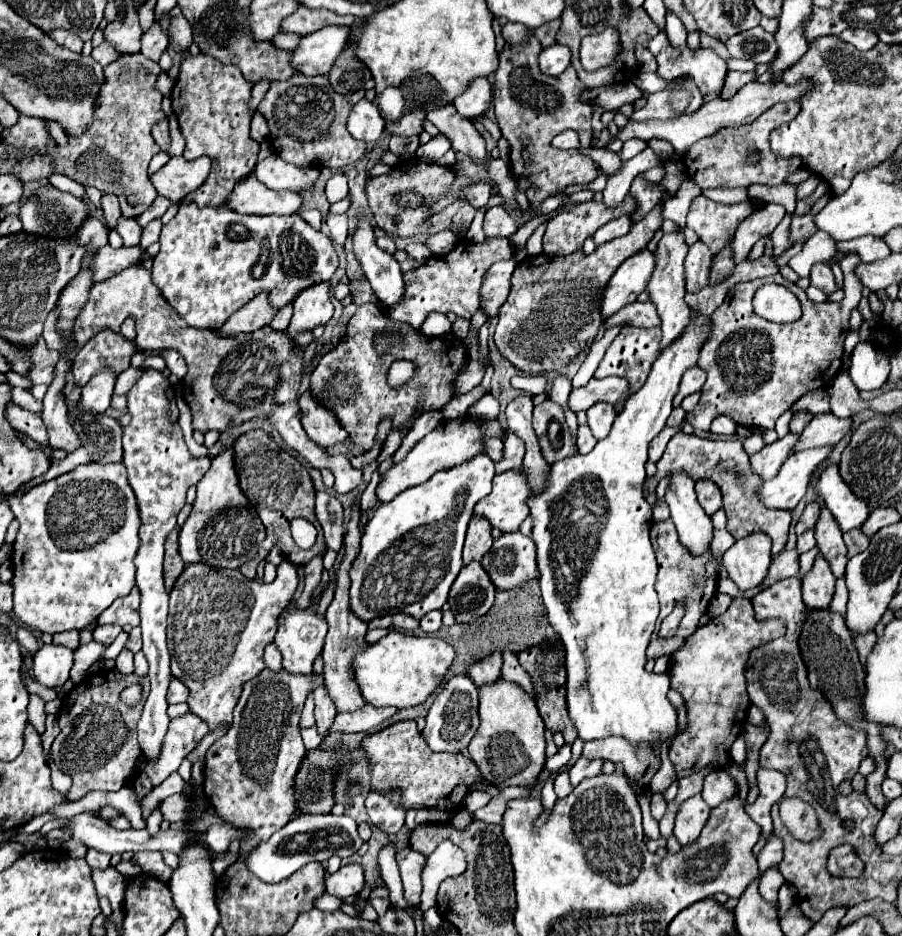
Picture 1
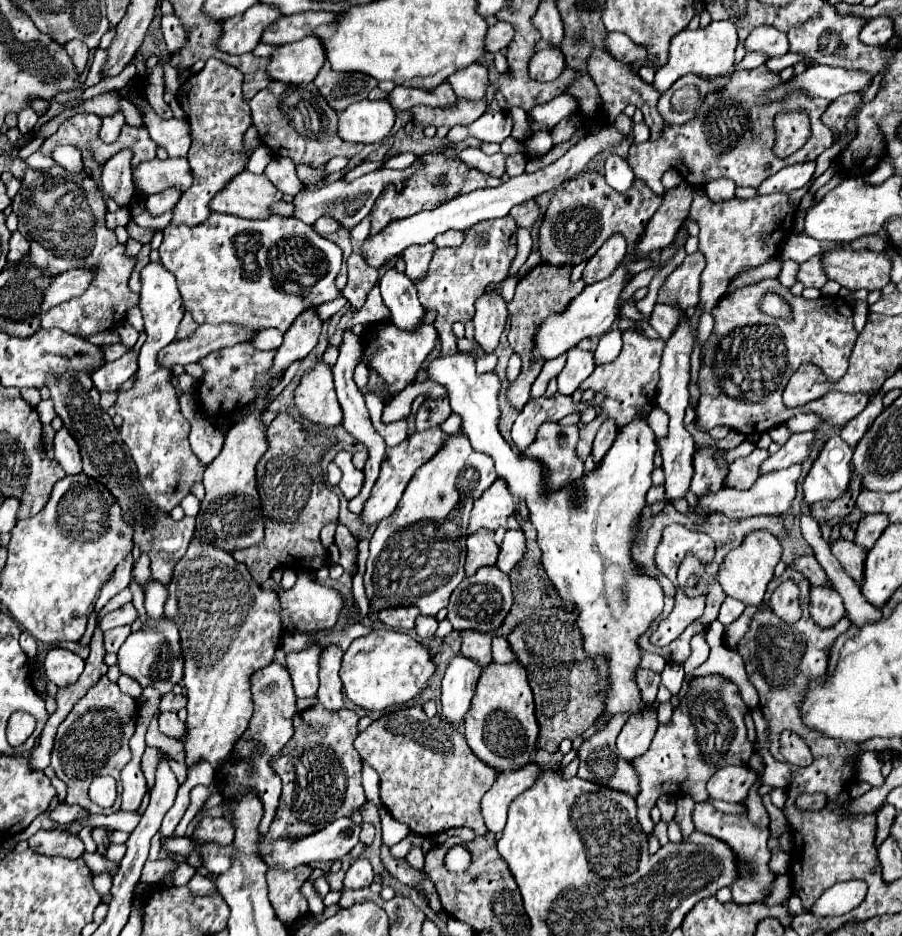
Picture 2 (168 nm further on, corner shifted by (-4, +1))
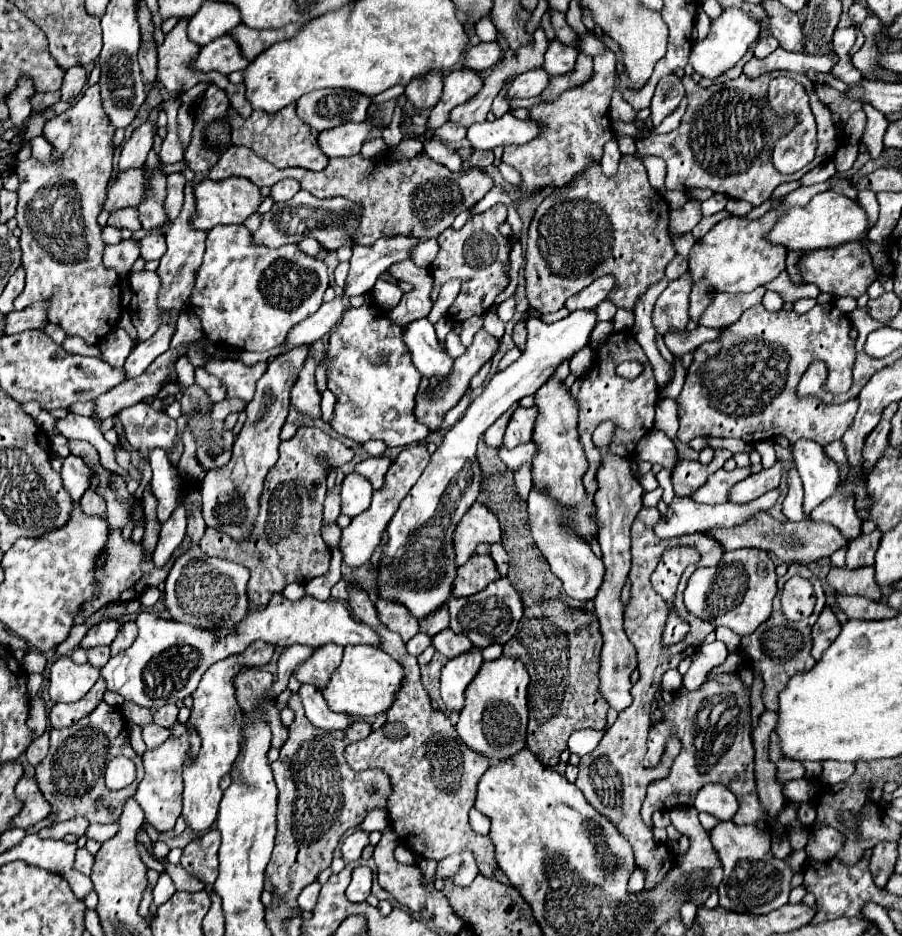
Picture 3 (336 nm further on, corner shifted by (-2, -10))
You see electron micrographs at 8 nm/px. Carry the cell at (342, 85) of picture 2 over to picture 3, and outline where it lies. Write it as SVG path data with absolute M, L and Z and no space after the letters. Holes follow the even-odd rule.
M319 89L311 91L295 103L297 117L315 131L339 127L343 123L361 123L367 119L371 99L347 89Z

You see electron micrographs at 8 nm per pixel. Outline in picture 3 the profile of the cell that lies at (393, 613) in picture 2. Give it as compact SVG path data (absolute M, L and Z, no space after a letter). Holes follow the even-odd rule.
M379 599L375 603L379 621L389 629L401 635L403 641L409 641L413 635L419 633L419 621L411 615L411 611L405 605L399 605L399 601L383 601Z

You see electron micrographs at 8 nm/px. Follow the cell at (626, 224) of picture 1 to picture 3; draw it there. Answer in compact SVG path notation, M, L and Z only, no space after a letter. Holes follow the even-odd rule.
M599 277L597 281L593 281L587 289L583 289L581 293L573 295L567 299L565 307L569 311L579 311L579 309L595 309L605 297L607 293L613 289L615 279L613 277Z

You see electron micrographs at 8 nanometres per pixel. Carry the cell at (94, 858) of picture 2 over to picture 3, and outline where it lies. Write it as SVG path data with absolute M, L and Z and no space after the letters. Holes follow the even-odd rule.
M77 849L75 869L79 869L79 873L83 873L83 875L89 875L91 867L93 867L93 855L87 849Z

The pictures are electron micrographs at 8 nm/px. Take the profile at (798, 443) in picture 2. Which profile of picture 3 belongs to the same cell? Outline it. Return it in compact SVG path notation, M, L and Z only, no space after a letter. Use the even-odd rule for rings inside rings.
M775 463L771 469L765 469L765 471L759 471L743 481L739 481L739 485L735 485L731 489L731 493L727 495L729 497L729 503L737 503L737 505L745 505L749 501L755 501L757 497L761 497L763 493L771 491L771 489L777 489L779 487L779 479L781 479L781 465Z

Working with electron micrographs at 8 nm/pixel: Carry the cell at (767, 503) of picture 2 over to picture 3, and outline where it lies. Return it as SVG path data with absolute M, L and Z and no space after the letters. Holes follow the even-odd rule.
M771 489L765 495L761 495L759 499L751 501L749 505L733 505L733 503L723 503L723 505L701 505L691 501L691 497L675 497L669 503L667 513L661 517L659 525L655 525L655 533L661 539L673 539L679 535L689 535L689 533L701 533L707 531L711 527L735 527L741 525L743 521L747 521L747 517L751 517L757 511L767 511L779 497L779 489Z

